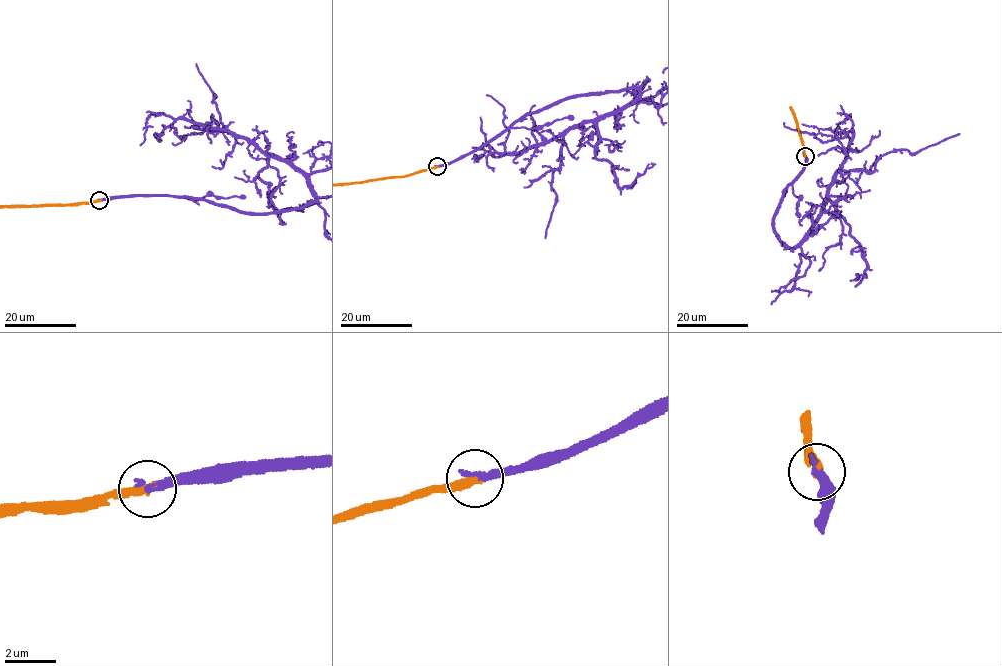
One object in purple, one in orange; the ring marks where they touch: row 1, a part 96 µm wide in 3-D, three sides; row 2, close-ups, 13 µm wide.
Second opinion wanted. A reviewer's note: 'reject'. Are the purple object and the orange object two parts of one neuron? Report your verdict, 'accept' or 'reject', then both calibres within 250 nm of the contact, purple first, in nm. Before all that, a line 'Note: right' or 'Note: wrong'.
Note: wrong
accept; calibres 320 and 340 nm

